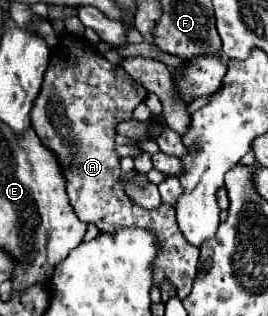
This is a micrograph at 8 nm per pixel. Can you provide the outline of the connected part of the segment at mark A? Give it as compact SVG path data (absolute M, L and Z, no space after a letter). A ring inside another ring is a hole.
M63 35L59 39L59 45L53 47L53 57L51 57L51 65L45 71L43 77L43 85L41 91L33 103L31 109L31 125L37 131L37 135L41 137L41 141L57 155L63 171L65 171L65 179L67 179L67 195L71 201L71 207L75 209L77 217L85 223L95 223L99 227L99 231L105 233L113 233L119 227L145 227L145 229L153 229L159 233L159 243L161 243L161 251L155 259L155 285L159 285L161 281L169 279L175 289L177 289L177 297L185 299L191 291L191 283L197 275L197 265L199 265L199 249L193 247L179 231L177 221L175 221L175 209L173 207L165 207L161 205L159 209L143 209L135 203L129 201L129 197L125 195L123 187L125 183L119 183L121 179L121 167L119 167L119 157L115 153L115 125L119 121L127 121L131 119L133 109L145 101L147 95L141 95L141 85L135 83L135 79L121 67L121 65L113 65L109 63L87 39L81 37L73 37L73 35Z

